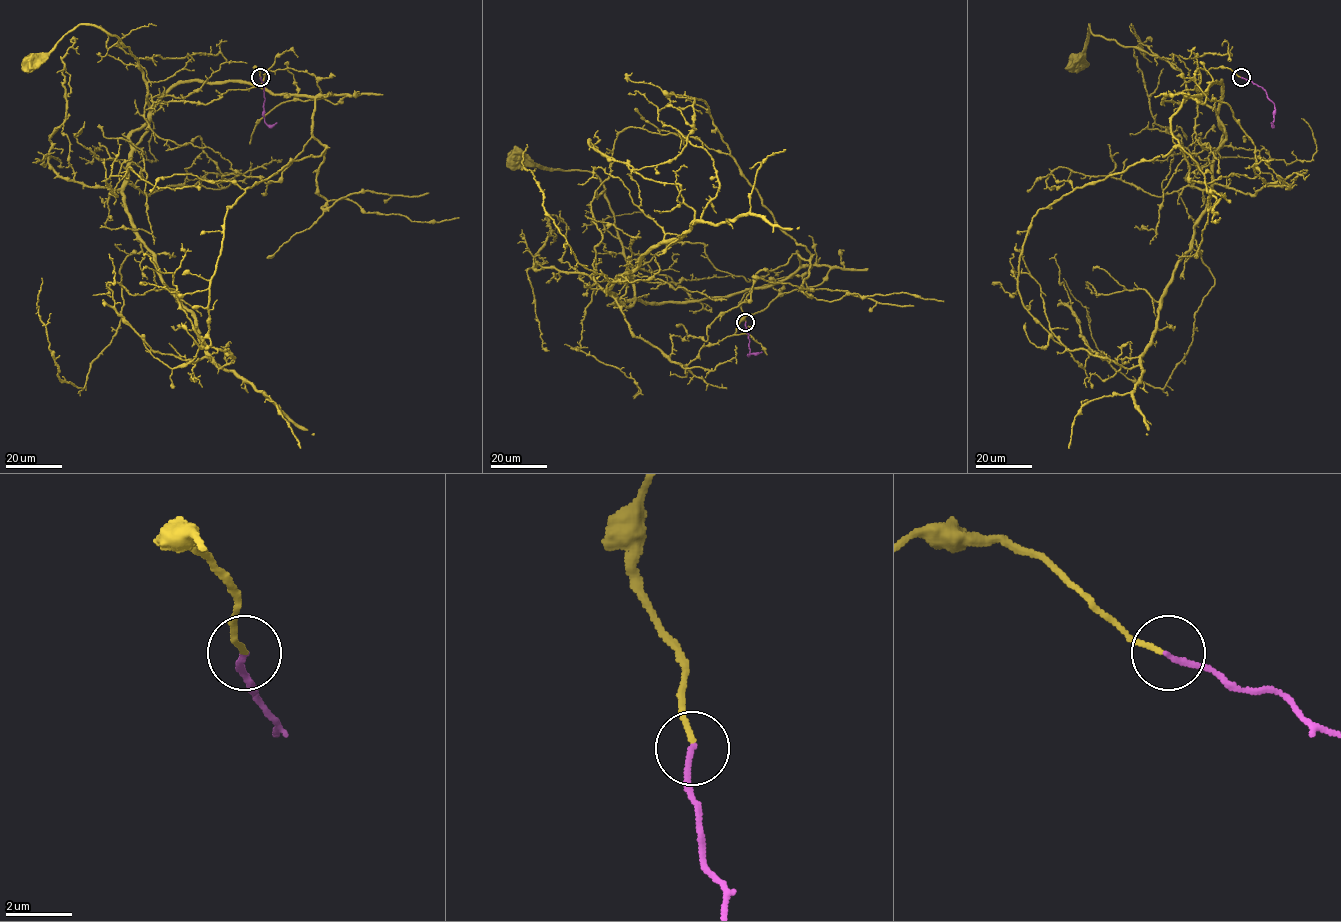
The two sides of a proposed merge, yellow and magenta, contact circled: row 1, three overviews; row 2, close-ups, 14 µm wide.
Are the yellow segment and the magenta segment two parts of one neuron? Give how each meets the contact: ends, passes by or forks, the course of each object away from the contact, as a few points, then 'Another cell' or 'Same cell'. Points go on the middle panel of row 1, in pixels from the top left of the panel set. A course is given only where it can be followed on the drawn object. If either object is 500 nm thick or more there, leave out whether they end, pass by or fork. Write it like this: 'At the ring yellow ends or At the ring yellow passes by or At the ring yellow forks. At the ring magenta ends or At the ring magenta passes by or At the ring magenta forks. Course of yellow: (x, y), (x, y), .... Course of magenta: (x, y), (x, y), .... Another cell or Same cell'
At the ring yellow ends. At the ring magenta ends. Course of yellow: (745, 322), (747, 292), (797, 276), (816, 286), (830, 268), (642, 303), (600, 180), (514, 158). Course of magenta: (745, 322), (749, 356), (762, 352). Same cell

